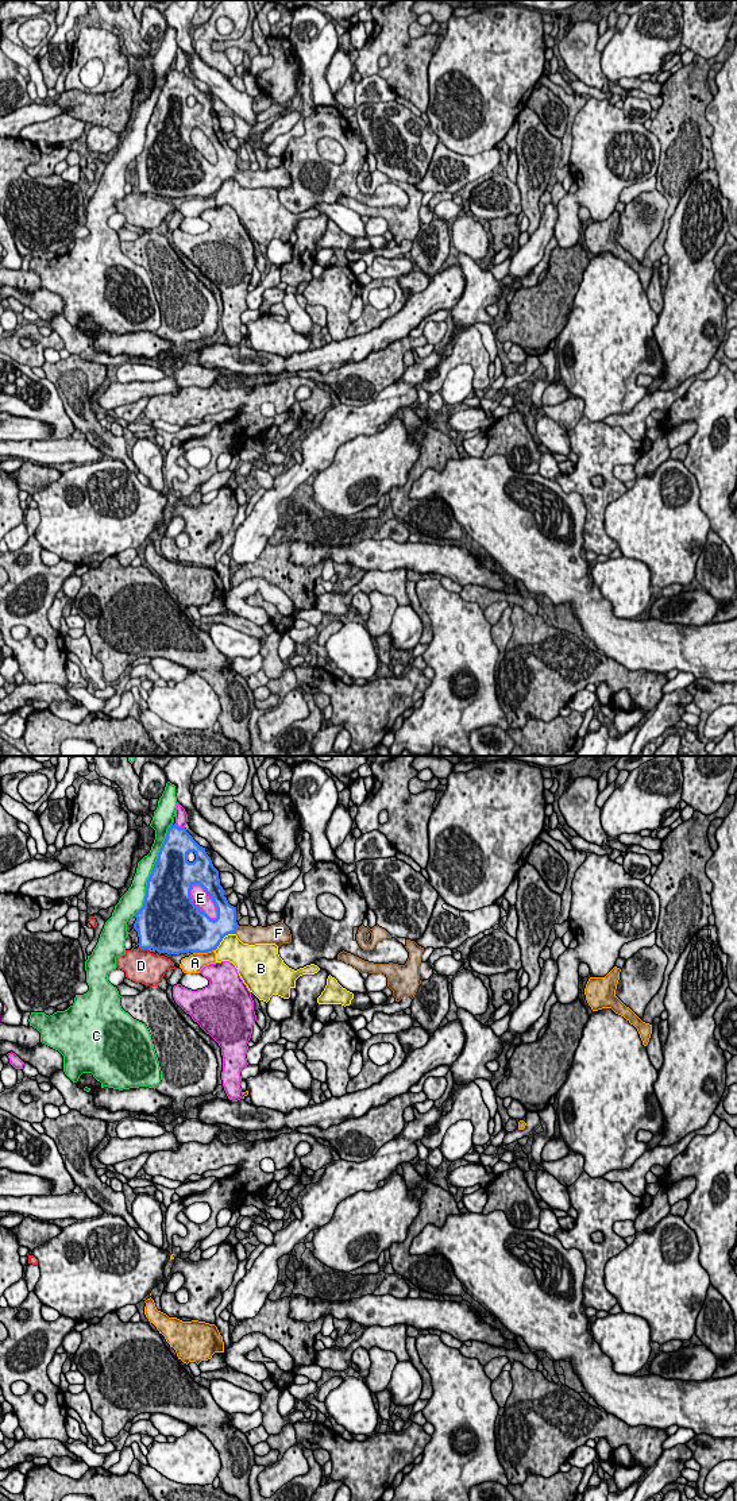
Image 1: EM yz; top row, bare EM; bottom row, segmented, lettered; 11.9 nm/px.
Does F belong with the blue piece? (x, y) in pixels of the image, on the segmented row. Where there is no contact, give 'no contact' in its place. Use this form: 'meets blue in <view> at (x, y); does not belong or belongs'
meets blue in yz at (235, 929); belongs

